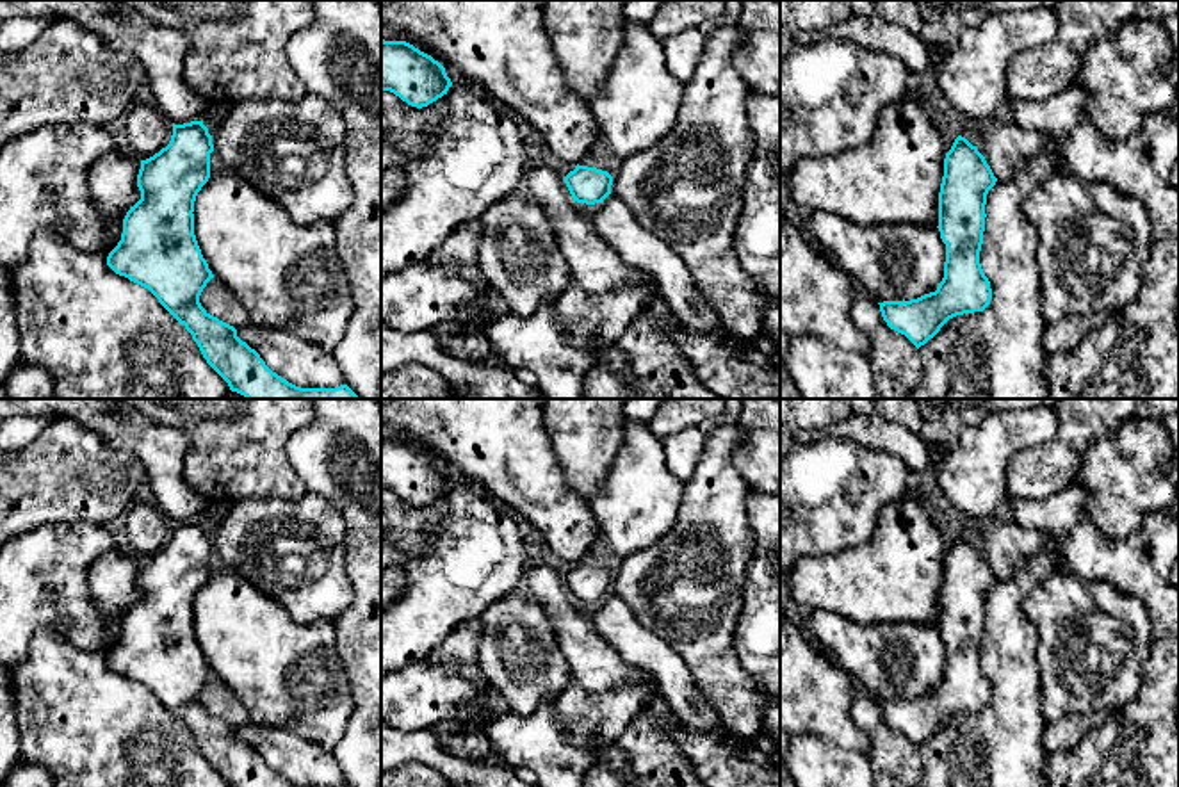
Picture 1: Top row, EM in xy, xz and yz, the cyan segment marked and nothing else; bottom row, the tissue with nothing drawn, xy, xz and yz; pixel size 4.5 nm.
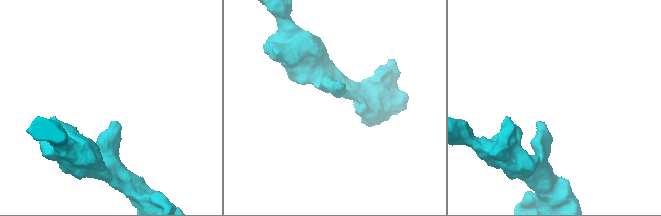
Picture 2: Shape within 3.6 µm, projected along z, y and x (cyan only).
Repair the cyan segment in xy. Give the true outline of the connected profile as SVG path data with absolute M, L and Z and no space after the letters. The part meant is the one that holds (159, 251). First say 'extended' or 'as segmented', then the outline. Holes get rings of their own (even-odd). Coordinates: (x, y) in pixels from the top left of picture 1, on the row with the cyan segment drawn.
as segmented; M203 121L173 126L171 141L153 157L141 160L137 187L141 199L123 219L123 233L109 253L107 265L119 276L148 288L159 303L192 335L207 363L246 399L360 399L347 385L301 388L272 372L260 354L237 337L237 329L210 315L199 303L214 278L194 235L194 201L210 178L212 135Z

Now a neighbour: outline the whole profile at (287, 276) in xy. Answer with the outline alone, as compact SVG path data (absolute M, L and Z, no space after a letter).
M232 171L210 173L192 214L194 235L208 269L244 304L251 324L290 331L333 353L353 315L333 223L297 226L276 201Z

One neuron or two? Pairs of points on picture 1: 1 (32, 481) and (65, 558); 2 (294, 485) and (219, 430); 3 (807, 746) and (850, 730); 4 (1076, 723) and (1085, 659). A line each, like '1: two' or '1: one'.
1: two
2: one
3: two
4: two

